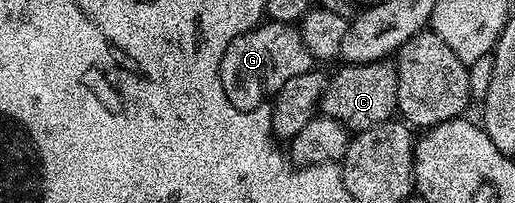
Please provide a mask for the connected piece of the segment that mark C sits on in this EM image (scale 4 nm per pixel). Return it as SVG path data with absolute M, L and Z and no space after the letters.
M389 59L371 64L342 66L335 76L329 77L326 93L322 95L320 112L338 120L351 133L364 132L370 127L393 121L398 112L398 70Z

